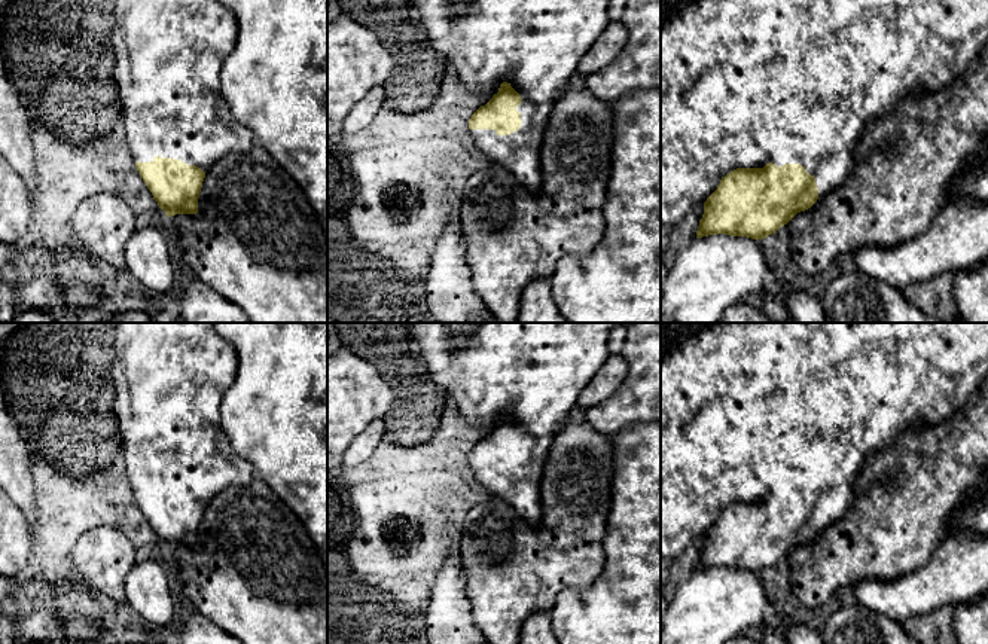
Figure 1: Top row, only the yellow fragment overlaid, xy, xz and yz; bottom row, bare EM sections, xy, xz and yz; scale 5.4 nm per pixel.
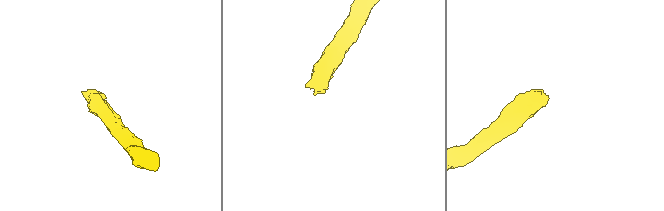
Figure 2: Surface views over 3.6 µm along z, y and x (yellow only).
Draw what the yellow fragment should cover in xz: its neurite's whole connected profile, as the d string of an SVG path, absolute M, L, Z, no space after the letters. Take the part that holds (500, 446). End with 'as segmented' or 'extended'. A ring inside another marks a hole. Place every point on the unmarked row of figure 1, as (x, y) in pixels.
M411 323L409 345L412 354L426 364L432 379L451 397L461 418L482 430L481 440L469 452L469 466L473 479L484 486L491 497L497 497L512 506L527 522L536 524L542 516L540 480L548 461L555 434L567 424L570 410L577 405L577 397L595 376L601 364L610 355L609 336L619 323Z; extended

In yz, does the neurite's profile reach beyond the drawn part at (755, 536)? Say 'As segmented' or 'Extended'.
Extended

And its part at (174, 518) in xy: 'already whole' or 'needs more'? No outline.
needs more

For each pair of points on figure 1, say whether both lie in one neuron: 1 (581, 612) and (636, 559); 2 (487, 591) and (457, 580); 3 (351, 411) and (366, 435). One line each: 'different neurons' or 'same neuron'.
1: same neuron
2: different neurons
3: different neurons

